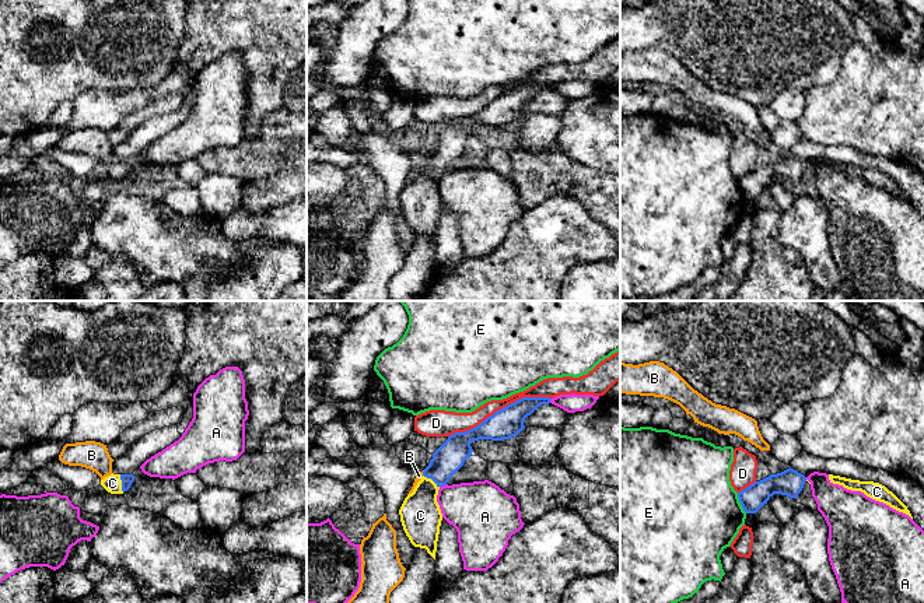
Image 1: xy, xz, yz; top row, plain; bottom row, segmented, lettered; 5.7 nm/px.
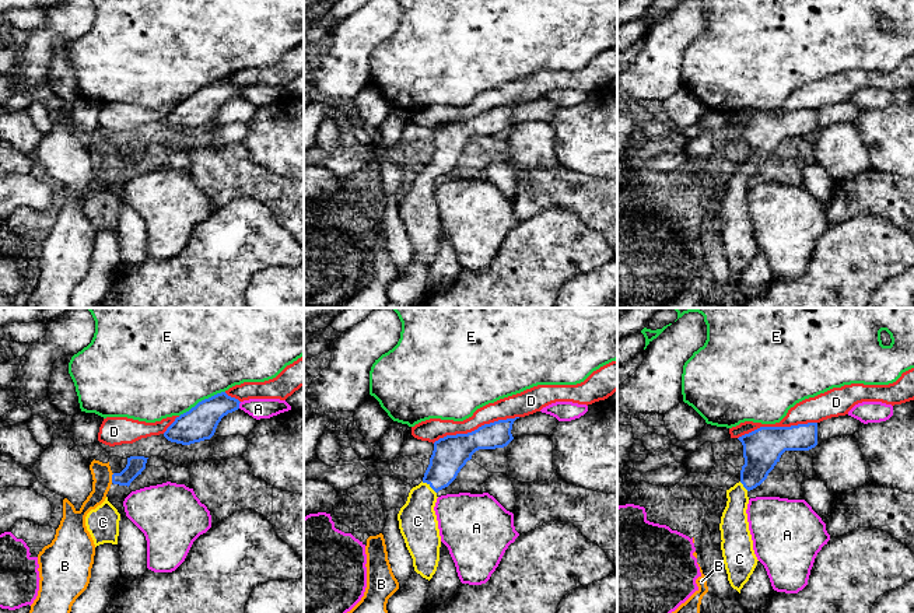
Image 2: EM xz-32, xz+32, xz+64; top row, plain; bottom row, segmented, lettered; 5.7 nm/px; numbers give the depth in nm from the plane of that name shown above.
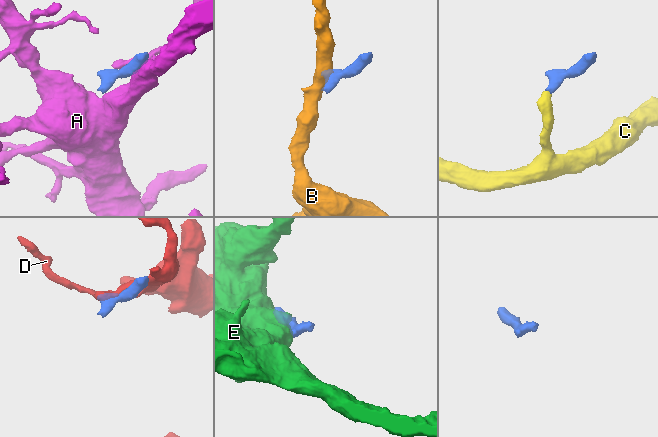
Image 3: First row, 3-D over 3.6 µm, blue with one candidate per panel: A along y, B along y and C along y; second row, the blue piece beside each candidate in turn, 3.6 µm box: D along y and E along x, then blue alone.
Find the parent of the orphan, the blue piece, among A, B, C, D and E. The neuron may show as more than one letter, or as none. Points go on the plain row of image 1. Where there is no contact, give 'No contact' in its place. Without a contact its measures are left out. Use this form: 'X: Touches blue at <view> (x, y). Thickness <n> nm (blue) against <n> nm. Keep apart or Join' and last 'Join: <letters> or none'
A: Touches blue at xz (443, 171). Thickness 170 nm (blue) against 320 nm. Keep apart
B: Touches blue at xz (423, 160). Thickness 170 nm (blue) against 40 nm. Keep apart
C: Touches blue at xy (122, 169). Thickness 60 nm (blue) against 100 nm. Join
D: Touches blue at xz (499, 97). Thickness 170 nm (blue) against 110 nm. Keep apart
E: Touches blue at yz (739, 188). Thickness 150 nm (blue) against 500 nm. Keep apart
Join: C

